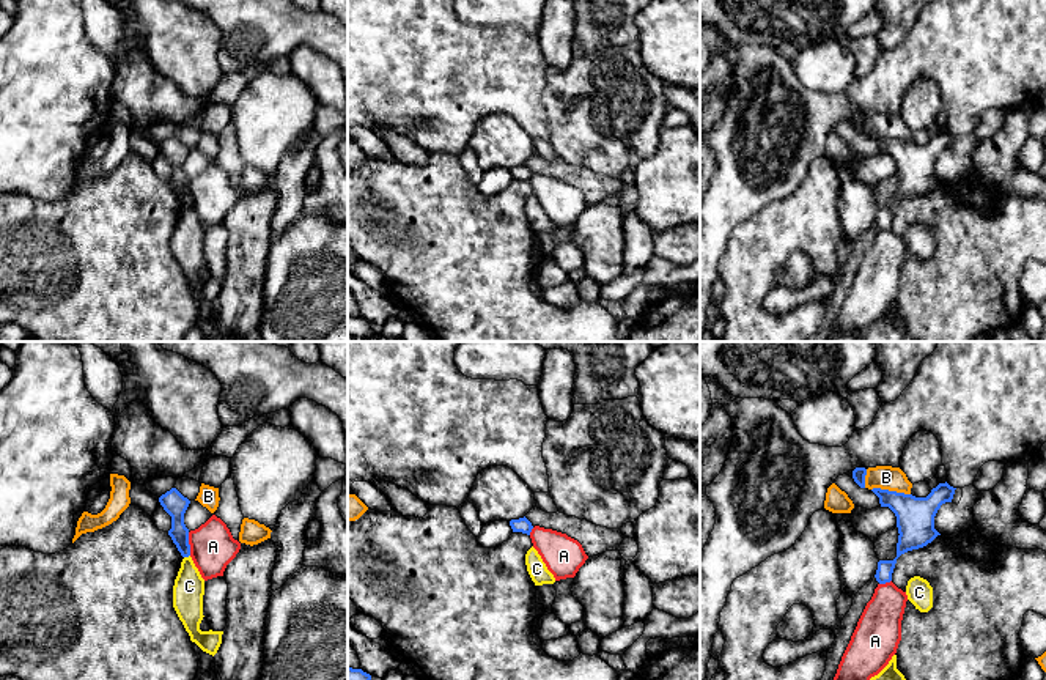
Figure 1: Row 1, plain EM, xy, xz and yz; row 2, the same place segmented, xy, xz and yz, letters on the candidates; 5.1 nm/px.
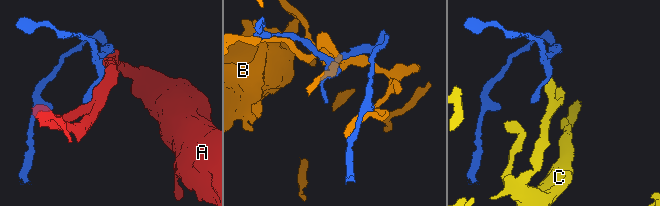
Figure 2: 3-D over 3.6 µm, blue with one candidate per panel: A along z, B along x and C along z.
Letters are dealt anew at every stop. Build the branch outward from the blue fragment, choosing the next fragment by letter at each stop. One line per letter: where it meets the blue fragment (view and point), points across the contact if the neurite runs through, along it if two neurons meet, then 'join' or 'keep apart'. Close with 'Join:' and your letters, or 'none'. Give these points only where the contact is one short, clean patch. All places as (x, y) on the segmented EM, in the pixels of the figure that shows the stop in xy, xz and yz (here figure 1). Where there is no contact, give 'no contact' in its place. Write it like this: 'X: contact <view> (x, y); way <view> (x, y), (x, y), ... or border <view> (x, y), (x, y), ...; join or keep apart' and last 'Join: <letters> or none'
A: contact xy (187, 543); keep apart
B: contact yz (891, 491); keep apart
C: contact xy (186, 556); border xy (189, 554), (184, 558); keep apart
Join: none

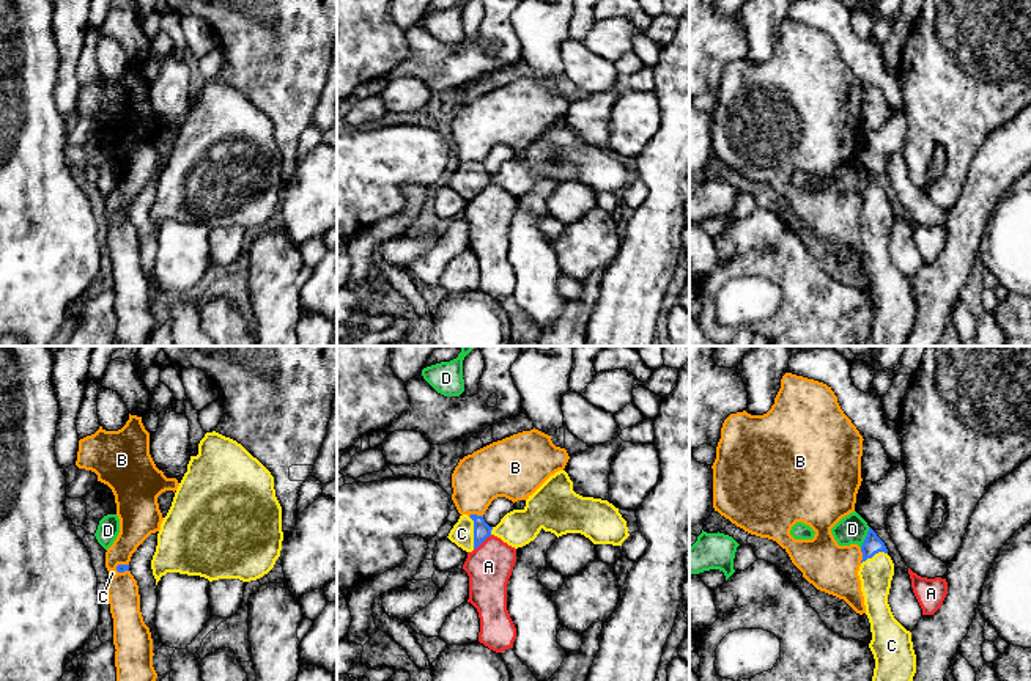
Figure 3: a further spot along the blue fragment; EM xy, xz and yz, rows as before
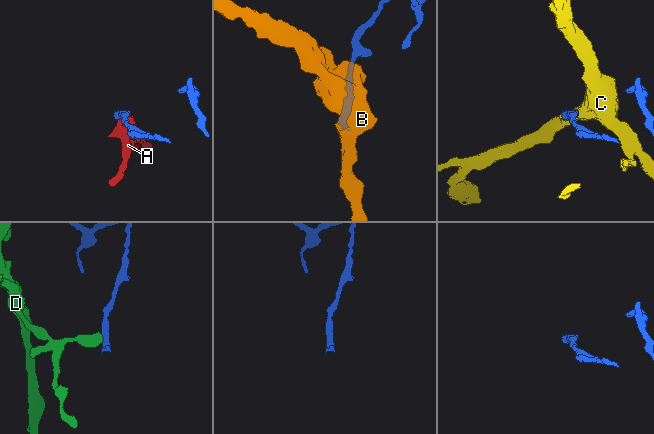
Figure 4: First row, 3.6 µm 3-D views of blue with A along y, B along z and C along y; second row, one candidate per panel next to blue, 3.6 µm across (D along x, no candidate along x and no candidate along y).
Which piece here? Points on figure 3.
A: contact xz (482, 541); keep apart
B: contact yz (863, 555); keep apart
C: contact xz (474, 532); way xz (482, 530), (474, 532), (461, 533); join
D: contact yz (866, 537); keep apart
Join: C

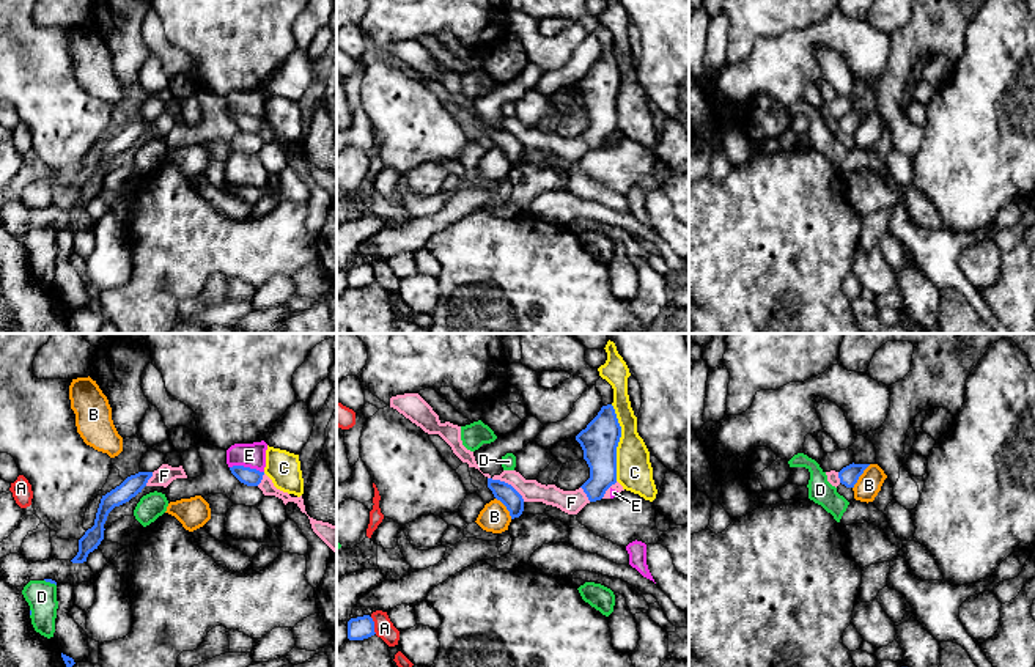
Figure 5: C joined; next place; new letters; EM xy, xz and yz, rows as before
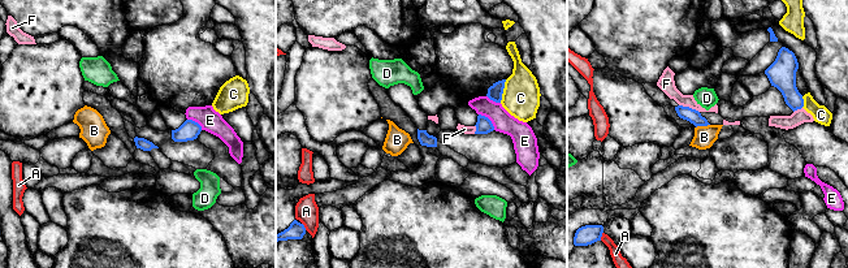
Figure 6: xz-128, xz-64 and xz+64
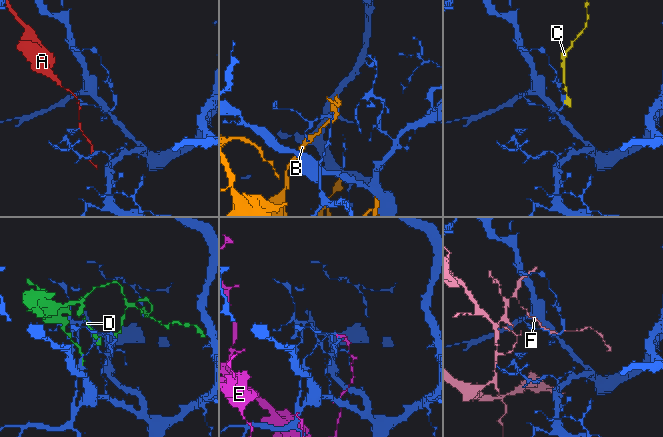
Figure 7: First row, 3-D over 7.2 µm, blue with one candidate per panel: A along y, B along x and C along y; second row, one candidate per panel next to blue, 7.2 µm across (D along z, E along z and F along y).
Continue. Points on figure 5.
A: contact xz (373, 625); keep apart
B: contact yz (859, 475); keep apart
C: contact xz (618, 441); border xz (611, 405), (620, 427), (617, 480); keep apart
D: contact xy (51, 582); border xy (44, 579), (55, 585); keep apart
E: contact xy (247, 468); border xy (230, 466), (249, 466), (263, 472); keep apart
F: contact xz (507, 483); keep apart
Join: none

